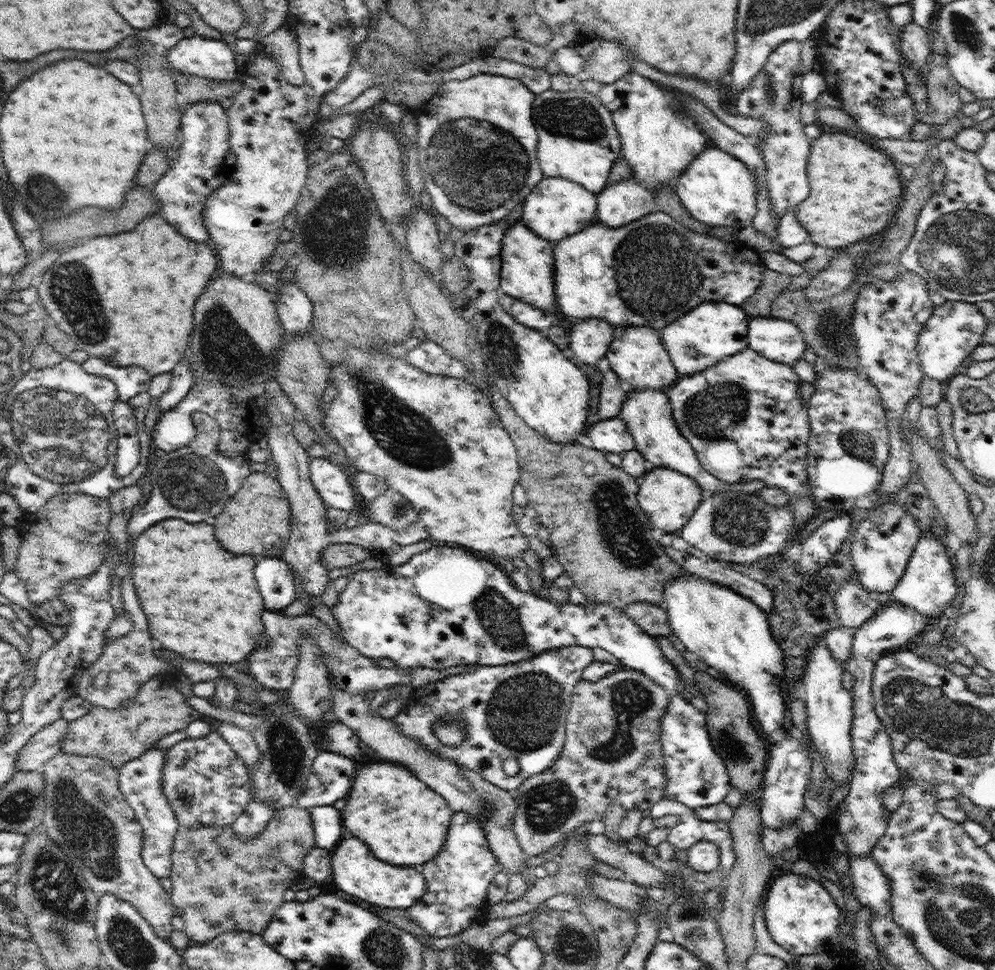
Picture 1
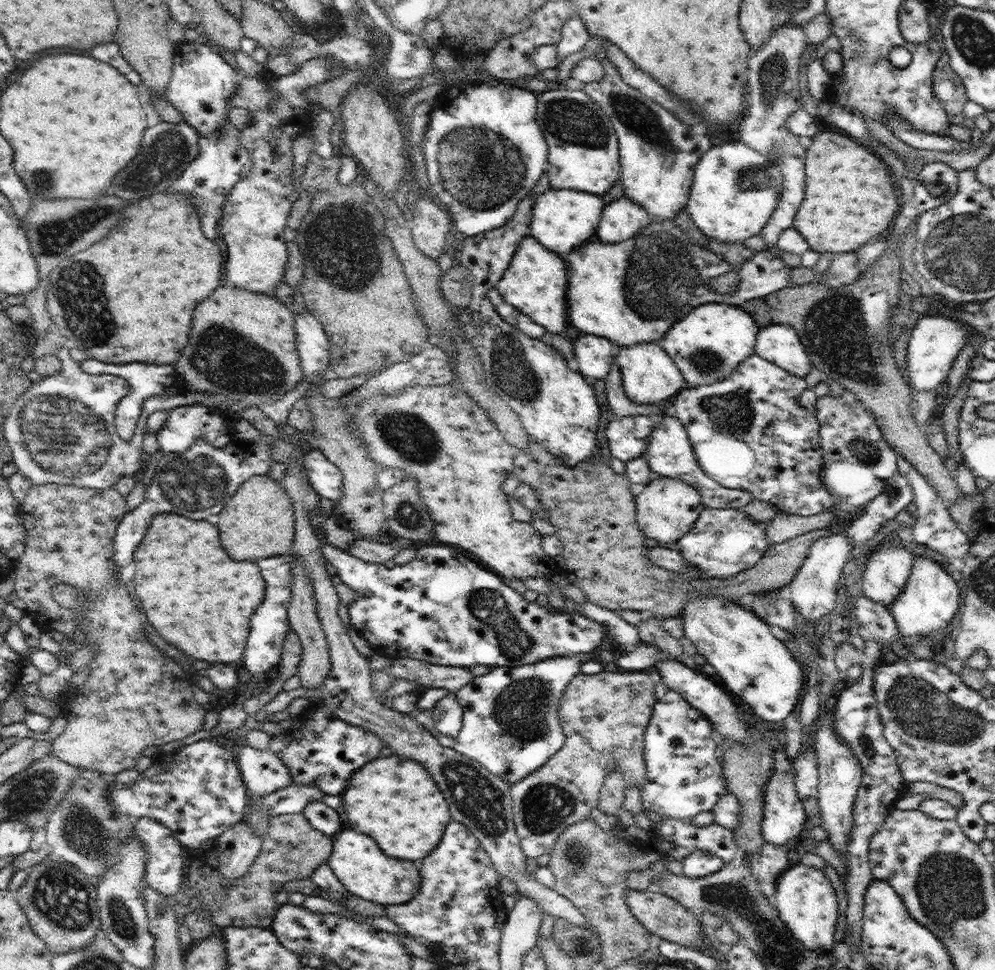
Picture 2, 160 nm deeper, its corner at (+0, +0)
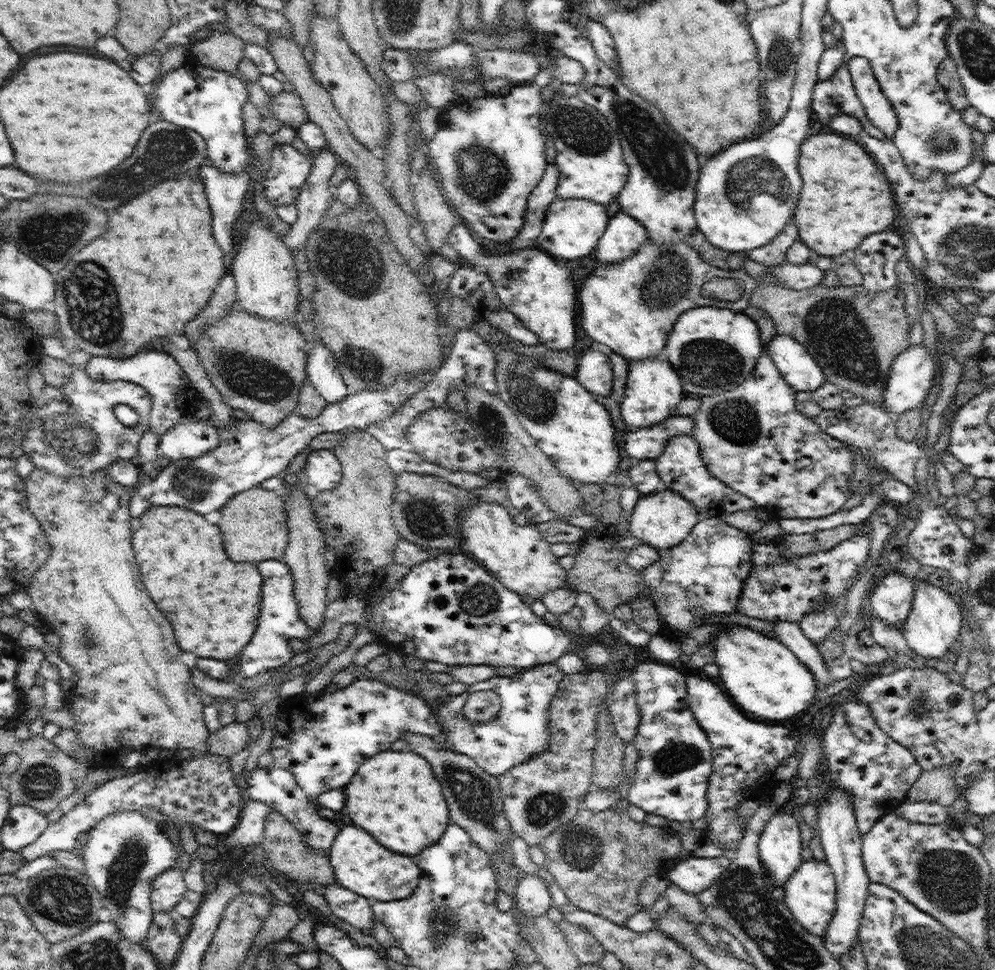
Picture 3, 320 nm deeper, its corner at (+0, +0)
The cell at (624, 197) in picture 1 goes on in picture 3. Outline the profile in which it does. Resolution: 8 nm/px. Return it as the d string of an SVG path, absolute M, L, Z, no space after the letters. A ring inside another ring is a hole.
M619 210L609 217L608 226L596 244L592 260L602 265L620 263L638 253L649 238L648 231L635 218Z

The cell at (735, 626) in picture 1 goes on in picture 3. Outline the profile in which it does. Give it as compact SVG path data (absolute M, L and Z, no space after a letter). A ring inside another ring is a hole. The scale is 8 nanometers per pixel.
M739 625L722 626L714 640L714 663L720 669L717 682L750 718L785 723L803 712L815 699L819 686L812 672L777 639Z

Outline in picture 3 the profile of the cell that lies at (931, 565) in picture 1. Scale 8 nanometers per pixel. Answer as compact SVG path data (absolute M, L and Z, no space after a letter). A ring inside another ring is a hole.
M916 582L912 611L904 621L901 632L908 646L922 659L941 659L948 654L950 646L956 642L962 628L962 612L958 600L950 592L931 582Z

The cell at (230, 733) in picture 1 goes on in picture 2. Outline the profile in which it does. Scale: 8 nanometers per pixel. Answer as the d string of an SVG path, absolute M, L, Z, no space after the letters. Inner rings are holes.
M244 740L232 747L249 794L266 796L293 782L289 768L270 750L256 750Z

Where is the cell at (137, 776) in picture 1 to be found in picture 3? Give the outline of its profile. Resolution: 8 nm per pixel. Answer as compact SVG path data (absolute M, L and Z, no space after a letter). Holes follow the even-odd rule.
M173 866L152 882L151 907L154 912L172 912L187 891L184 870Z

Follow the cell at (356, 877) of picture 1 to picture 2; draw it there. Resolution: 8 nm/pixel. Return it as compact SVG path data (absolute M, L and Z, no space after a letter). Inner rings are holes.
M344 830L333 838L333 849L327 863L333 874L351 894L378 904L404 906L420 890L421 877L418 868L410 860L398 860L386 856L376 842L362 832Z

